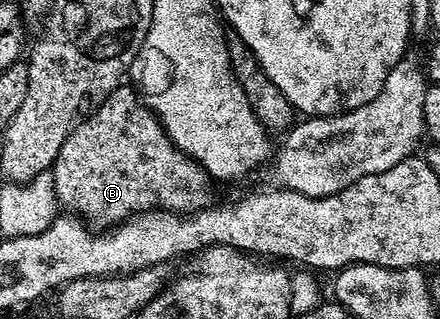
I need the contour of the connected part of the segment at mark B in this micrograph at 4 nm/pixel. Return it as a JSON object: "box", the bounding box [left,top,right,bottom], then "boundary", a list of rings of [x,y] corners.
{"box":[49,89,213,228],"boundary":[[[123,89],[112,90],[87,119],[84,117],[76,121],[65,144],[61,144],[61,152],[57,152],[55,165],[49,171],[56,203],[91,228],[117,226],[128,218],[142,214],[144,210],[158,208],[180,215],[204,209],[212,201],[211,194],[207,191],[213,185],[211,175],[203,169],[200,162],[194,162],[189,155],[174,146],[155,113],[134,89]]]}

